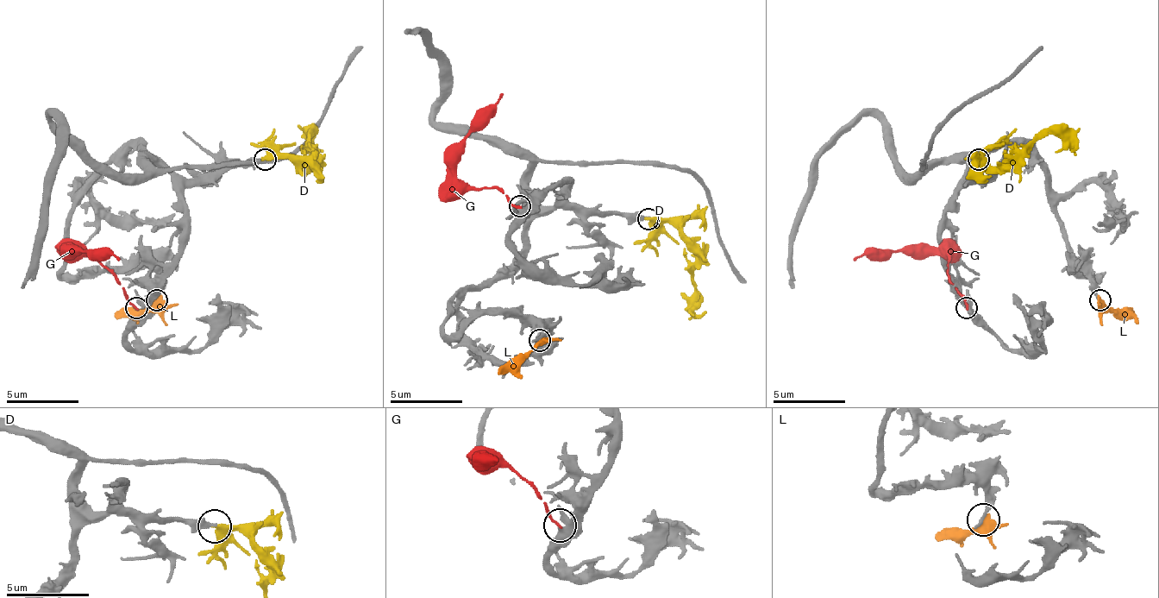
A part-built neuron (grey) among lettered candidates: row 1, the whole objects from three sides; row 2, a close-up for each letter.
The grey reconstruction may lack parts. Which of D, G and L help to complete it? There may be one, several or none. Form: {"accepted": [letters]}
{"accepted": ["D"]}

